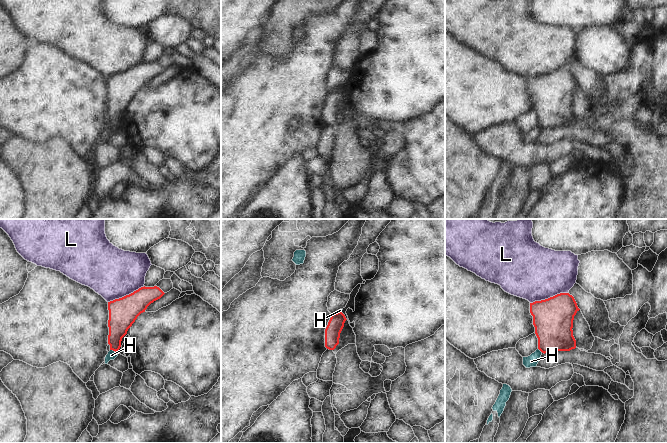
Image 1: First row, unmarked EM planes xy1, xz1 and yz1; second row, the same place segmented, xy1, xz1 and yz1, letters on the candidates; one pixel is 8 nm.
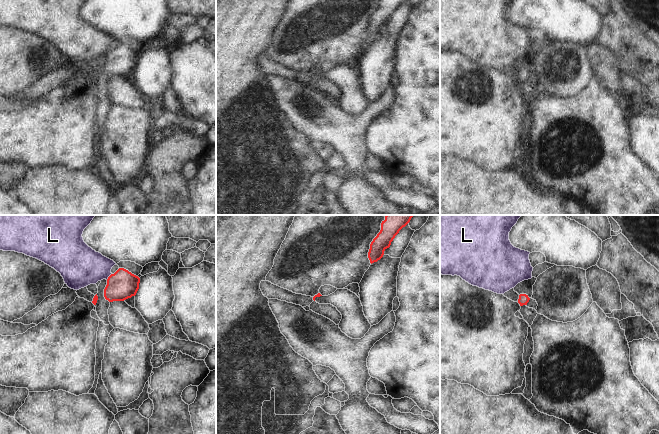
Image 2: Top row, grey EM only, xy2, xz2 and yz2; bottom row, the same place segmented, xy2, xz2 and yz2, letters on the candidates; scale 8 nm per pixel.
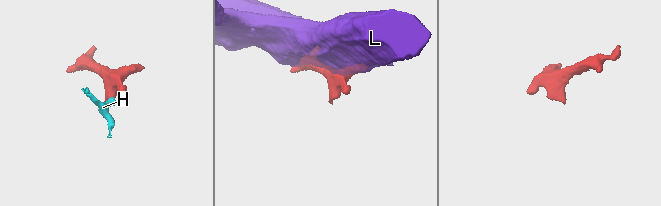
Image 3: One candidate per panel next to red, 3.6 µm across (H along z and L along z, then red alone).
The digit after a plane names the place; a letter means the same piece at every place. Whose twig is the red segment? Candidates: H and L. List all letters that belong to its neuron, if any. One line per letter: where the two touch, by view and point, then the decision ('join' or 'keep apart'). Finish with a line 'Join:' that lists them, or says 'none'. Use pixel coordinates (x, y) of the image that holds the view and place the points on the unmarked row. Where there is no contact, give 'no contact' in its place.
H: contact xy1 (114, 126); keep apart
L: contact yz1 (548, 74); keep apart
Join: none

